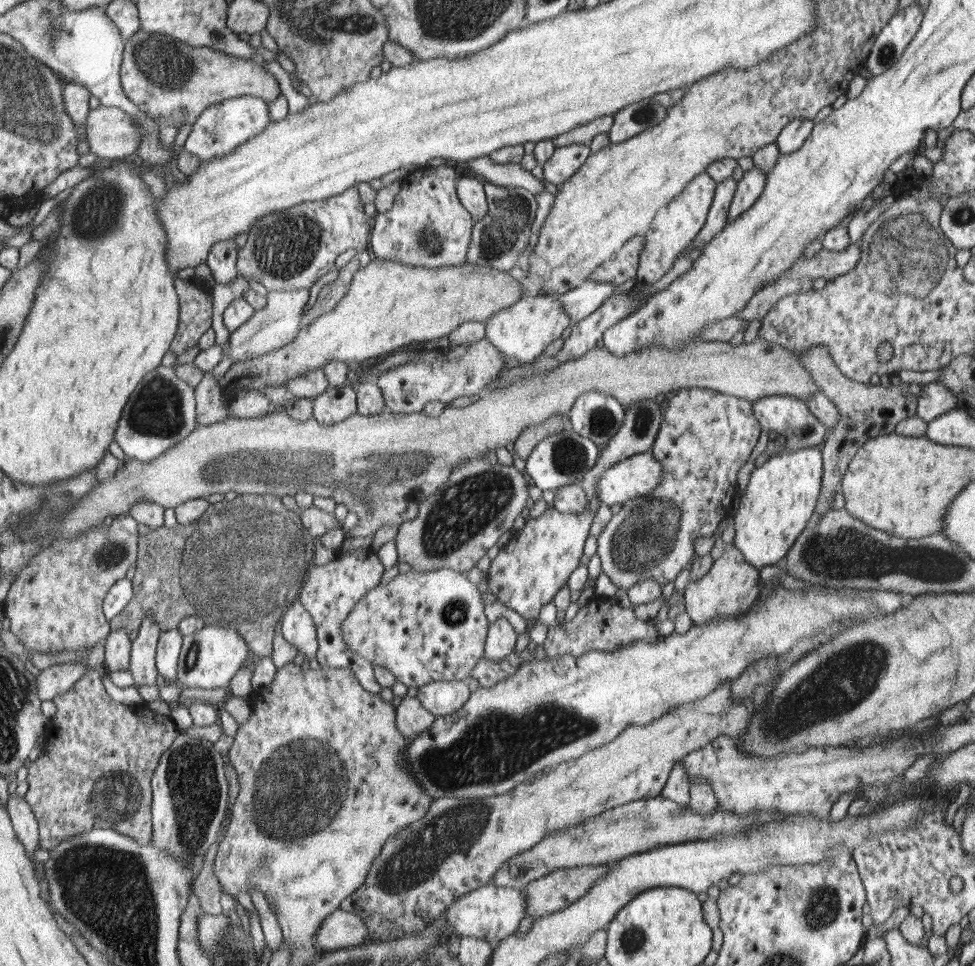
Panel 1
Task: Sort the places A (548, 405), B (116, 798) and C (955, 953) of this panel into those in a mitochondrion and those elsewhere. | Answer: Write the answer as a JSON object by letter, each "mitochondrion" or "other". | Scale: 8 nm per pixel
{"A":"other","B":"mitochondrion","C":"other"}

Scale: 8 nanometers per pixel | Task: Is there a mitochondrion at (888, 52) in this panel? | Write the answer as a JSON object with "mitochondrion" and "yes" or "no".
{"mitochondrion":"yes"}

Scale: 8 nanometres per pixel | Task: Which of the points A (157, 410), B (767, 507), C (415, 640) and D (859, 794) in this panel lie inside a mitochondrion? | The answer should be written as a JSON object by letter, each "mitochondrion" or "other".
{"A":"mitochondrion","B":"other","C":"other","D":"other"}

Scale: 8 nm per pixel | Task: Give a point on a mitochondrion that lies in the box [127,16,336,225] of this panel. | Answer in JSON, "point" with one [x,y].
{"point":[163,64]}

